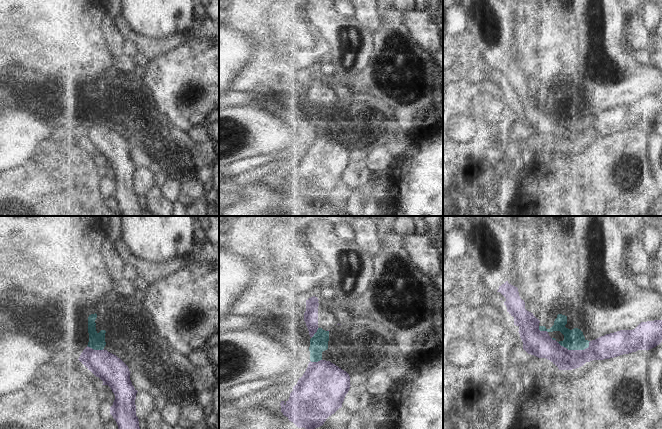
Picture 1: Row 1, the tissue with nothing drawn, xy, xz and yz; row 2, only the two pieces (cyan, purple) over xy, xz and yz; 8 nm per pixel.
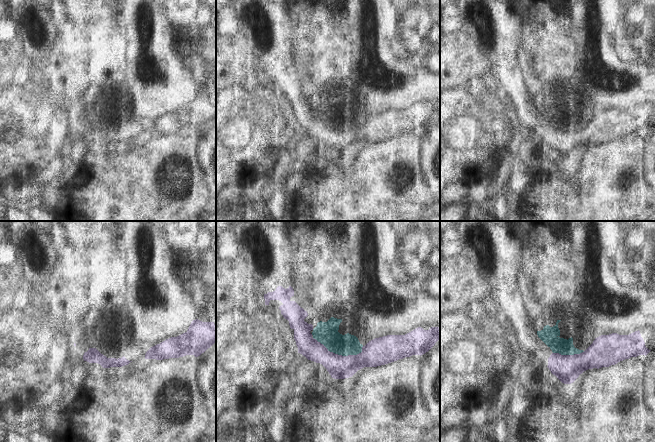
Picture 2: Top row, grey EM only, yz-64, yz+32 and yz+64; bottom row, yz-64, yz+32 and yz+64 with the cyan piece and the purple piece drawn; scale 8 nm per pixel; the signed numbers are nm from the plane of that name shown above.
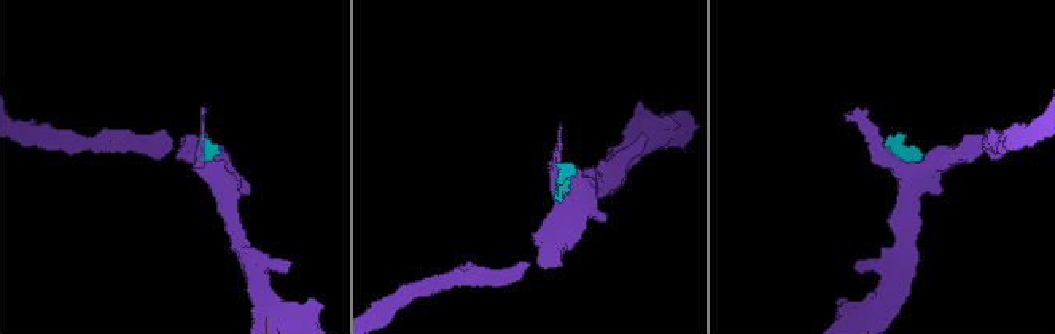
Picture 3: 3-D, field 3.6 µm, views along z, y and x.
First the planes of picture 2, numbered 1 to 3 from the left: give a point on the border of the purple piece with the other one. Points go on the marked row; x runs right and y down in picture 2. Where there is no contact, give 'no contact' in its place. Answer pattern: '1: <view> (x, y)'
1: no contact
2: yz+32 (338, 354)
3: yz+64 (568, 354)

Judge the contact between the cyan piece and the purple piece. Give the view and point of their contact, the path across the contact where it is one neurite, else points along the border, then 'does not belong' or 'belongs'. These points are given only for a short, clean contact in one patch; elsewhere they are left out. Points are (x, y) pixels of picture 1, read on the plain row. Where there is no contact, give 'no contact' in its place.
yz (572, 125) | belongs

